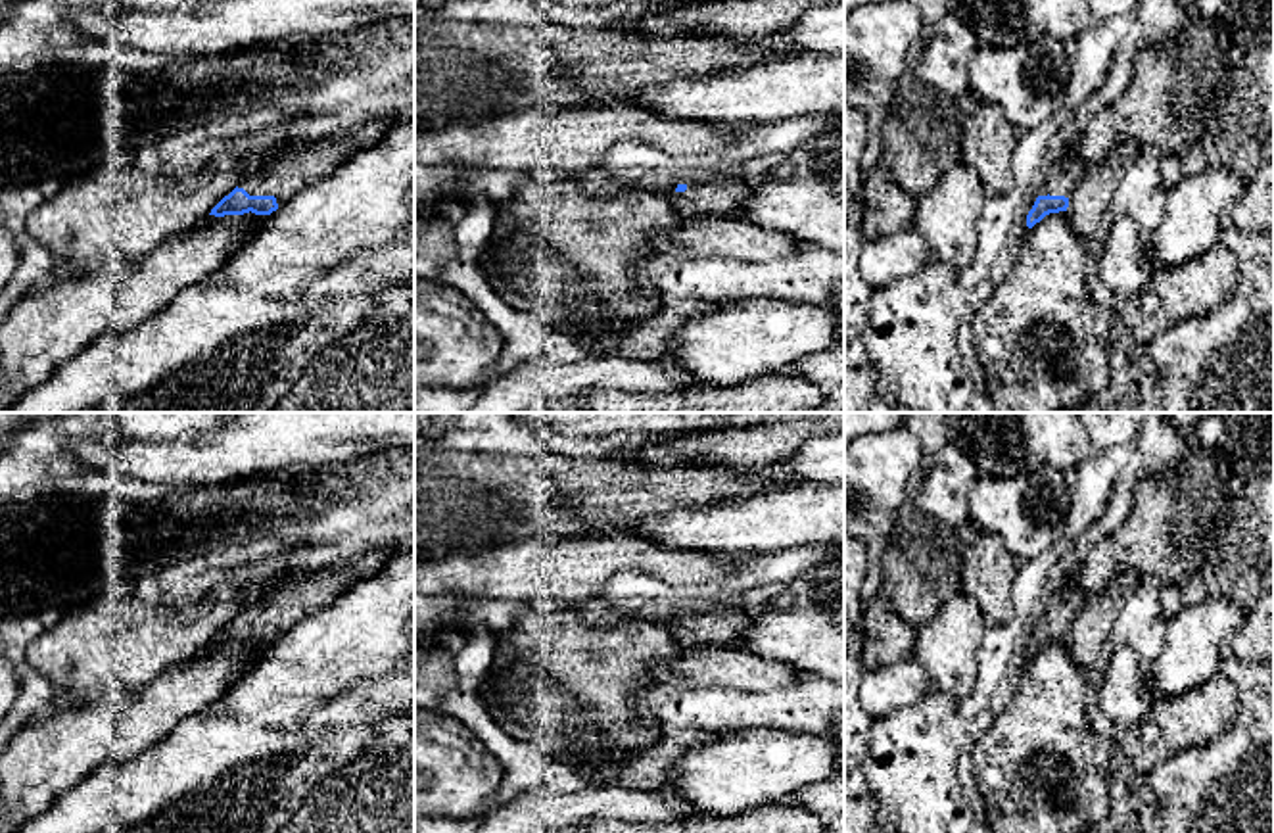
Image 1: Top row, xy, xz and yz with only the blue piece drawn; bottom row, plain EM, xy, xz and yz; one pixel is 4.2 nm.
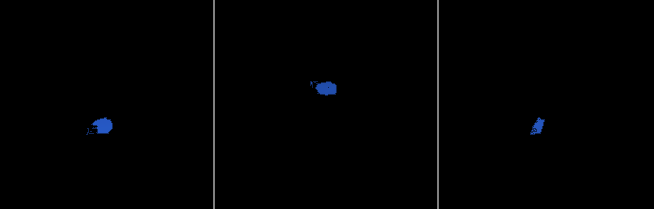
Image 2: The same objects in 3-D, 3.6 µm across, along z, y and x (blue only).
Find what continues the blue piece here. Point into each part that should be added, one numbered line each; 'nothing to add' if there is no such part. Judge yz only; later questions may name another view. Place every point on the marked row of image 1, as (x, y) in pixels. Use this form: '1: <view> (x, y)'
1: yz (1063, 177)

